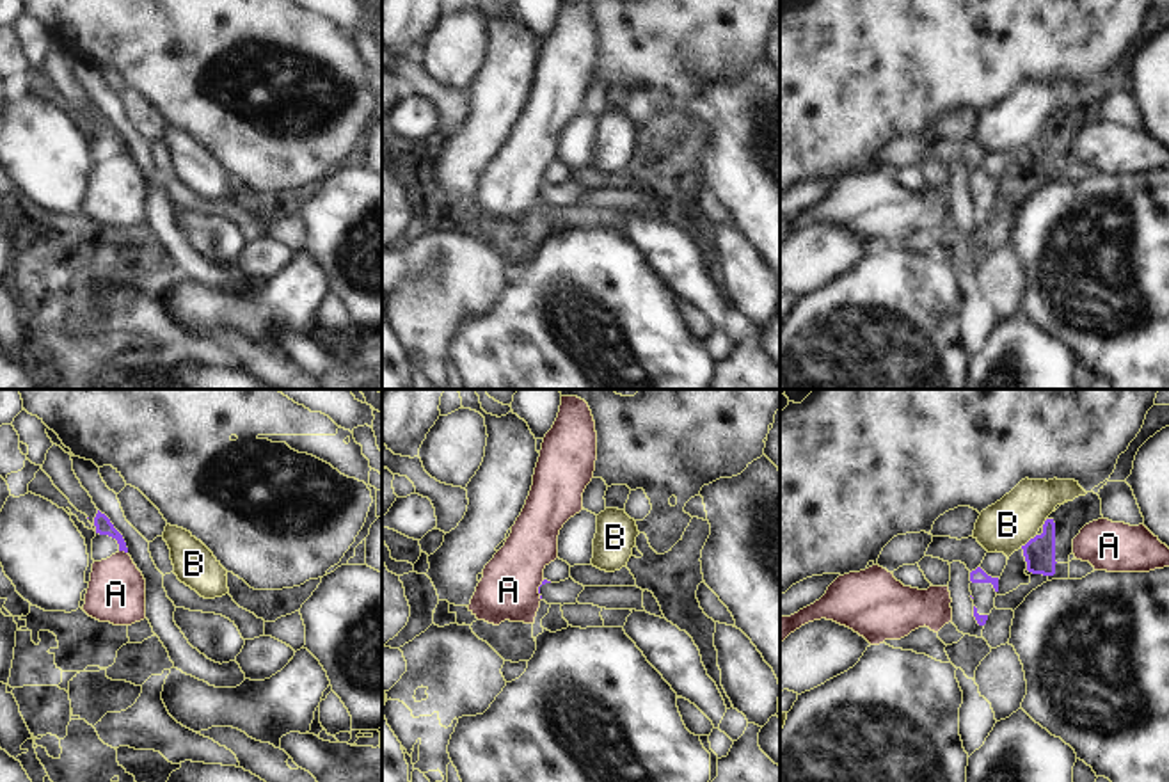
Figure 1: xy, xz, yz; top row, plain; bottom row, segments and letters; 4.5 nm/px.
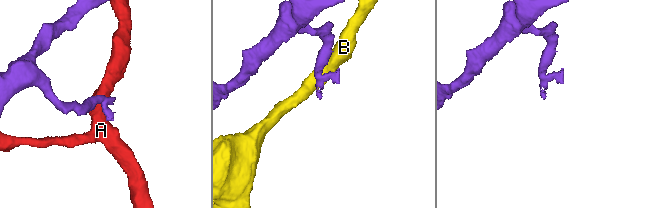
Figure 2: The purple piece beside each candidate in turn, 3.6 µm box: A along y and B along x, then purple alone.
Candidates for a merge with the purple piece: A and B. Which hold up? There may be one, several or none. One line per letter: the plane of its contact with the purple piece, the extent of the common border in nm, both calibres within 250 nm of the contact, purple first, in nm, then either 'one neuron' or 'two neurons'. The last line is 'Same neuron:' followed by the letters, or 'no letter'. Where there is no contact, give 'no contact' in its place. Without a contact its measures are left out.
A: xy | 40 nm | 80/260 nm | two neurons
B: yz | 100 nm | 140/240 nm | two neurons
Same neuron: no letter

